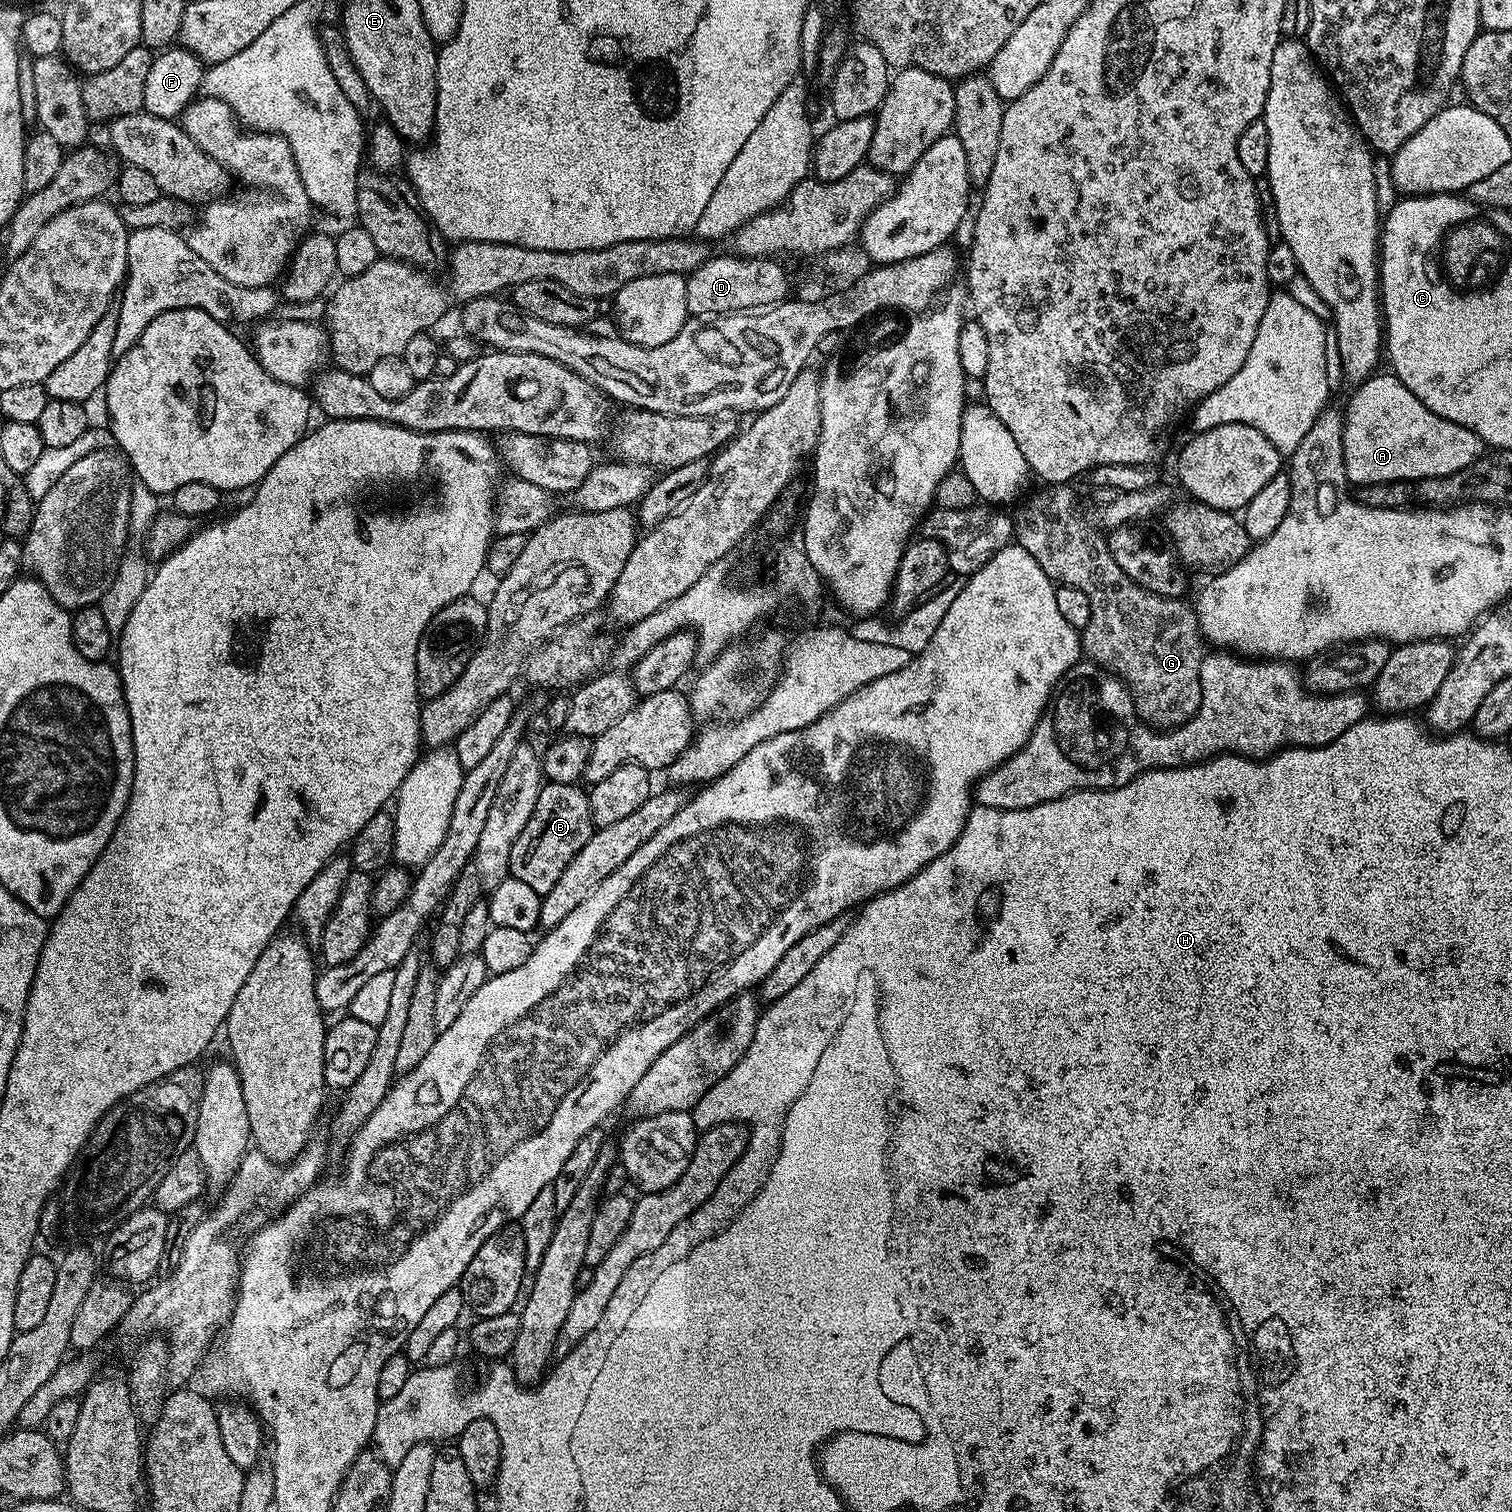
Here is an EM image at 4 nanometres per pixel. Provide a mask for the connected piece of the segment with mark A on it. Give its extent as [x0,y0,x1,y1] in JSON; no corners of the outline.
[1342,374,1486,485]

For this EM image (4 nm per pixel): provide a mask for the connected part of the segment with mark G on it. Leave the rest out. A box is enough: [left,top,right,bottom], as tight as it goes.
[1014,484,1206,730]

